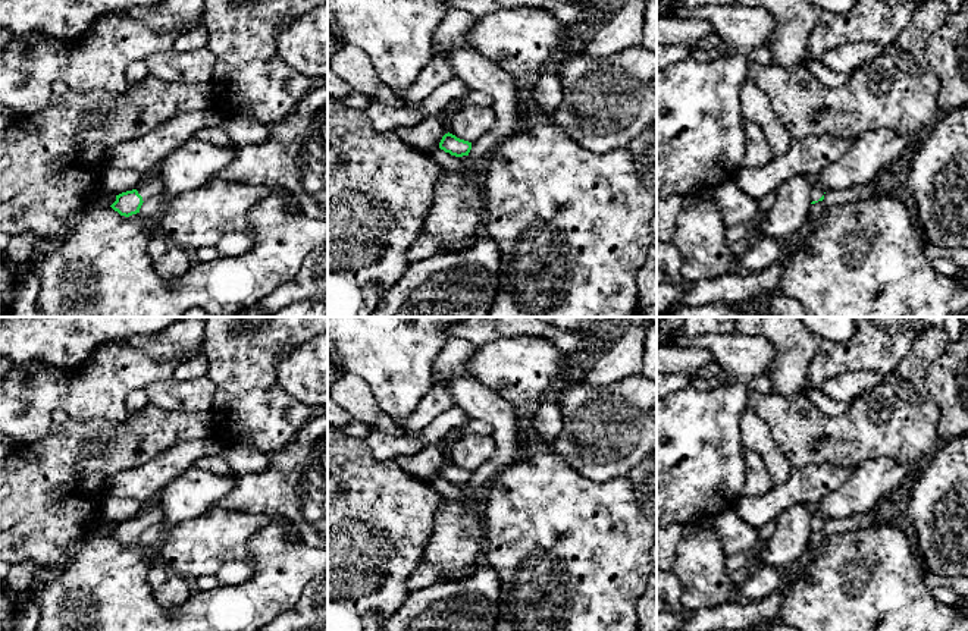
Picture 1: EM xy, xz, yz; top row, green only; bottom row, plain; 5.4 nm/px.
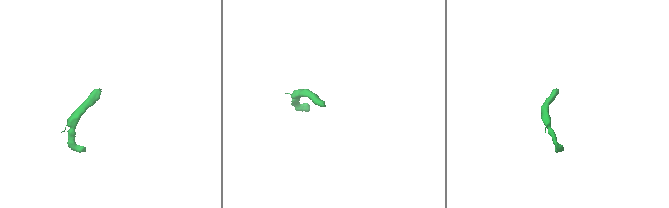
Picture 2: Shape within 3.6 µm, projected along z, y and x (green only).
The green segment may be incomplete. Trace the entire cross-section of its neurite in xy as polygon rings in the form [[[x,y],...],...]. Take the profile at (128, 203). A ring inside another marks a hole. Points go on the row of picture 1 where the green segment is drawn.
[[[150,176],[135,189],[116,195],[110,207],[120,216],[129,217],[140,213],[142,203],[154,195],[165,195],[165,185],[159,176]]]

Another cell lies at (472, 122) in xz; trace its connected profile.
[[[466,106],[444,113],[444,117],[449,134],[460,139],[474,142],[492,129],[495,112],[492,107]]]

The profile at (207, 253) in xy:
[[[204,247],[192,252],[194,260],[198,263],[212,261],[220,257],[220,252],[216,247]]]

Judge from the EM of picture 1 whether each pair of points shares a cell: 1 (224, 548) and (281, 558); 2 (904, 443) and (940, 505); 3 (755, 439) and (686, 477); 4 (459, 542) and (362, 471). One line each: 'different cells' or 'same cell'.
1: different cells
2: different cells
3: different cells
4: different cells

